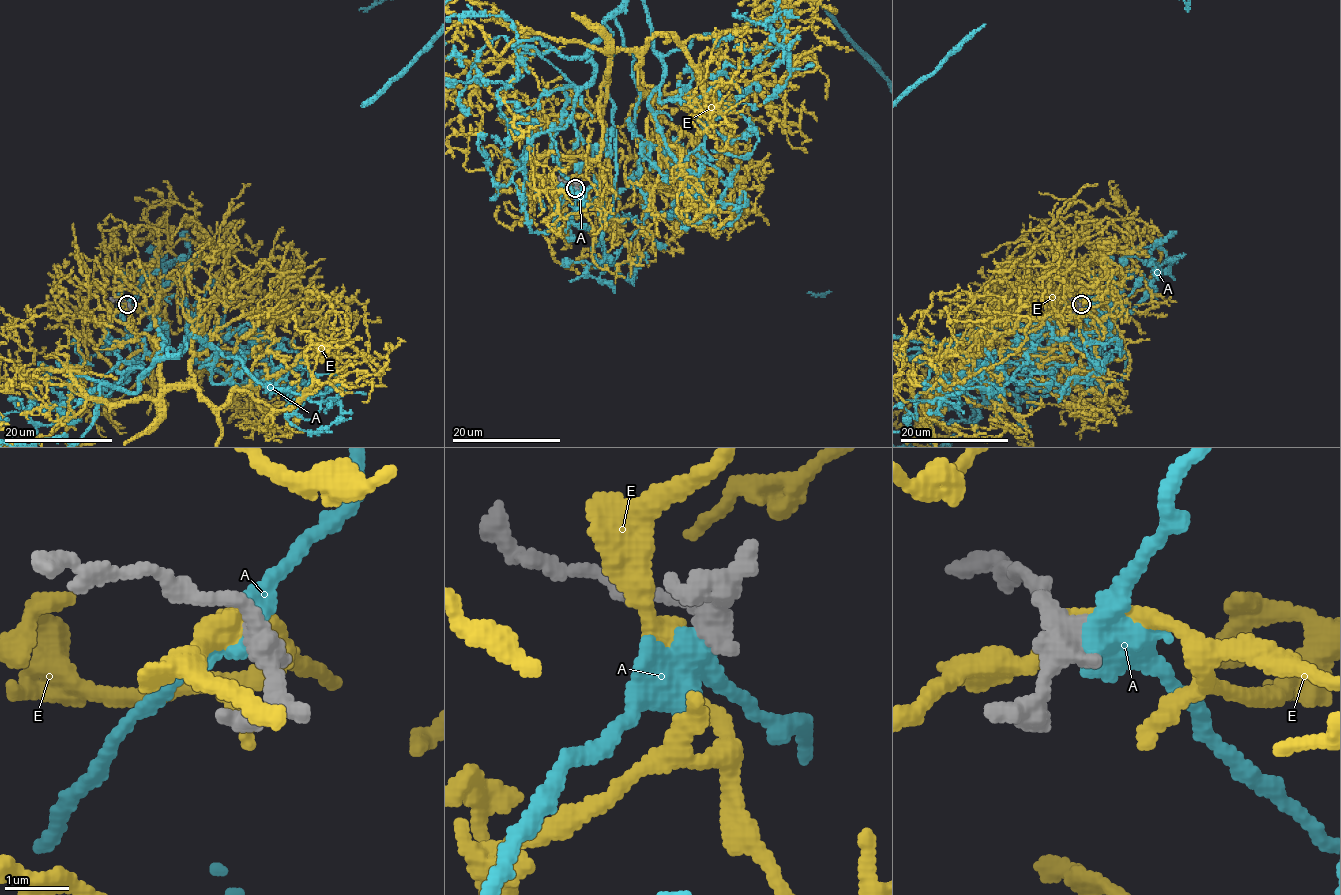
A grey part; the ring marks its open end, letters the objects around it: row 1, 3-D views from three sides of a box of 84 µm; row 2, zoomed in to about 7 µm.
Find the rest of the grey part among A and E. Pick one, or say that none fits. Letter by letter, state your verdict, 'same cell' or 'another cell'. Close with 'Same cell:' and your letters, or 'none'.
A: another cell
E: same cell
Same cell: E

